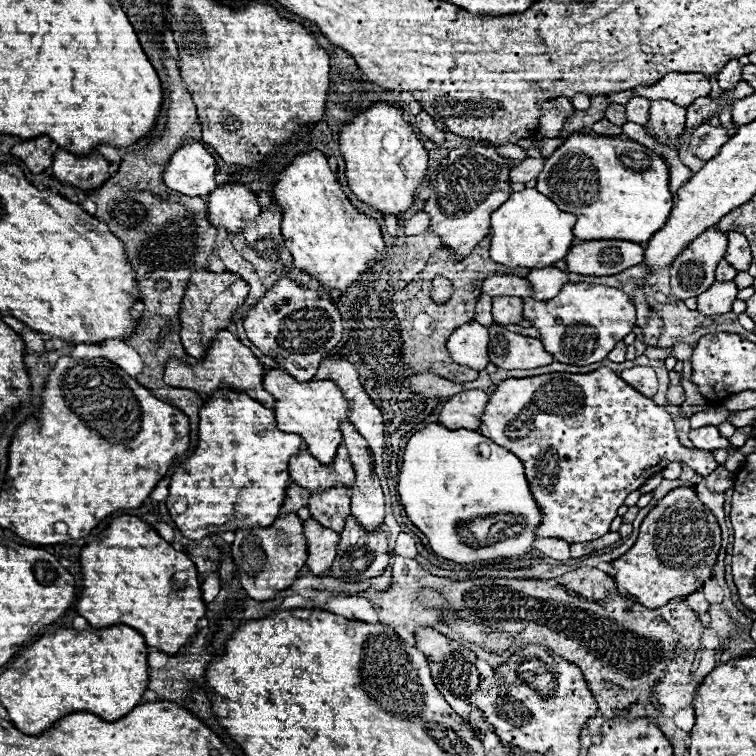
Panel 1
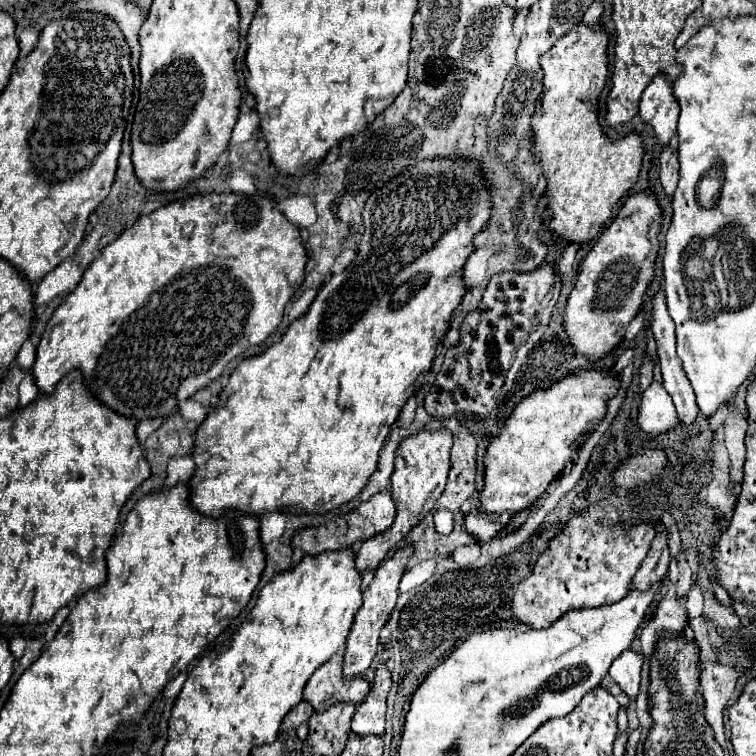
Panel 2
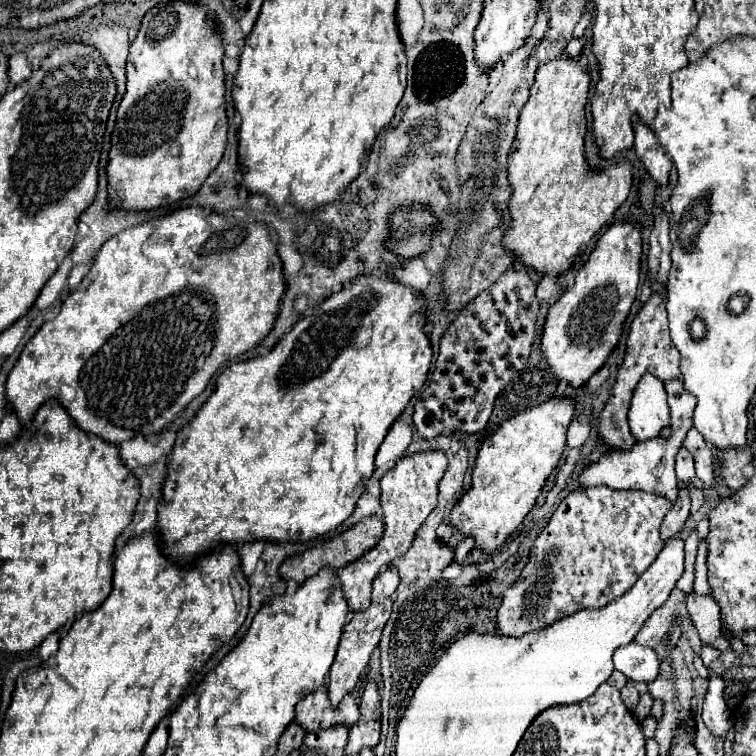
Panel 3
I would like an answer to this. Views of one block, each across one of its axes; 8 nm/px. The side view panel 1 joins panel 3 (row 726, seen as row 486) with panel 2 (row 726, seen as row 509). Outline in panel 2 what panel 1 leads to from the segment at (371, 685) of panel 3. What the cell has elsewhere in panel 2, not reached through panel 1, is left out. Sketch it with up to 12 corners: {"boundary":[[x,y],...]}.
{"boundary":[[380,664],[368,698],[352,716],[358,736],[384,734],[392,678]]}

